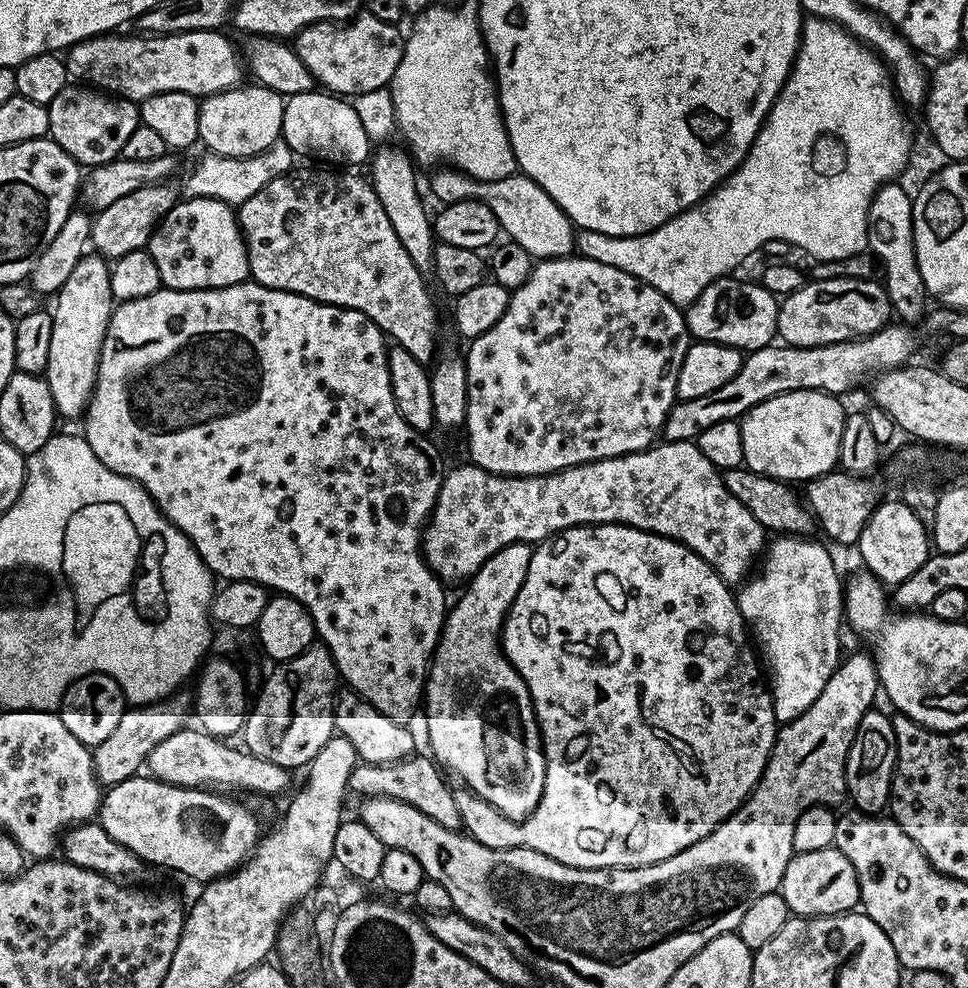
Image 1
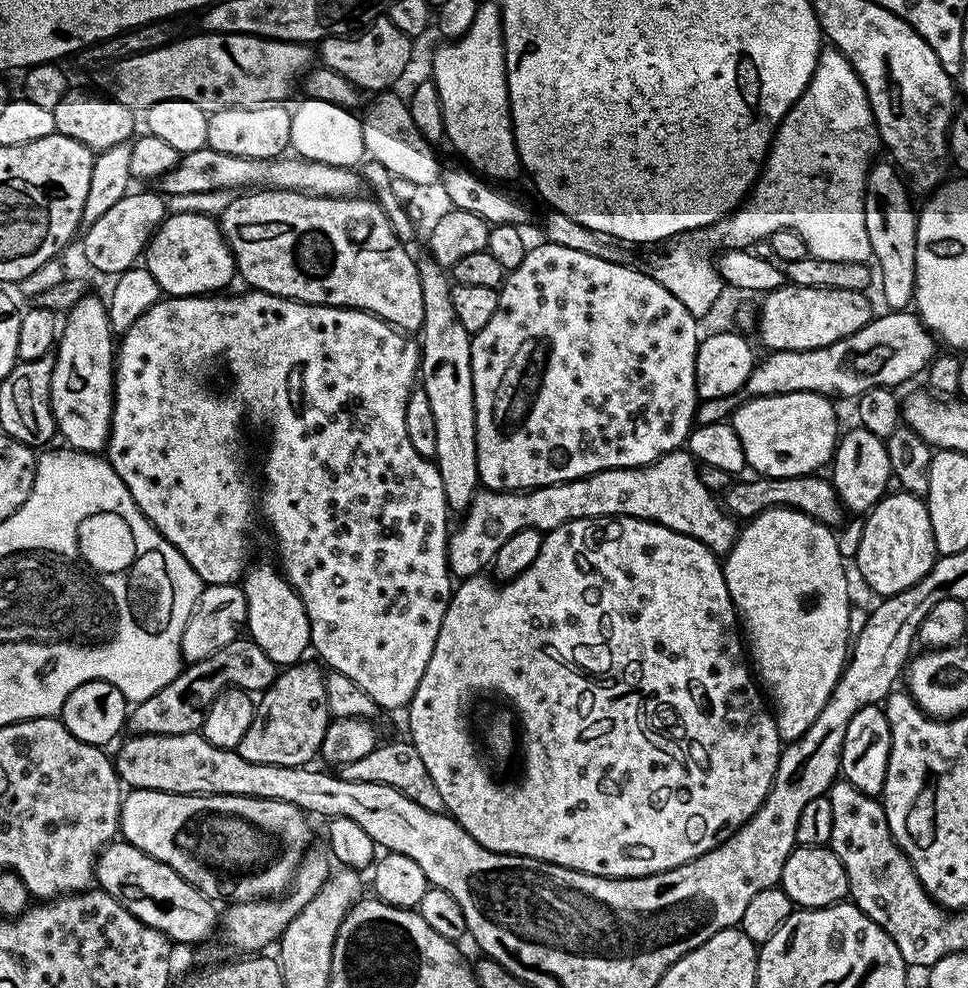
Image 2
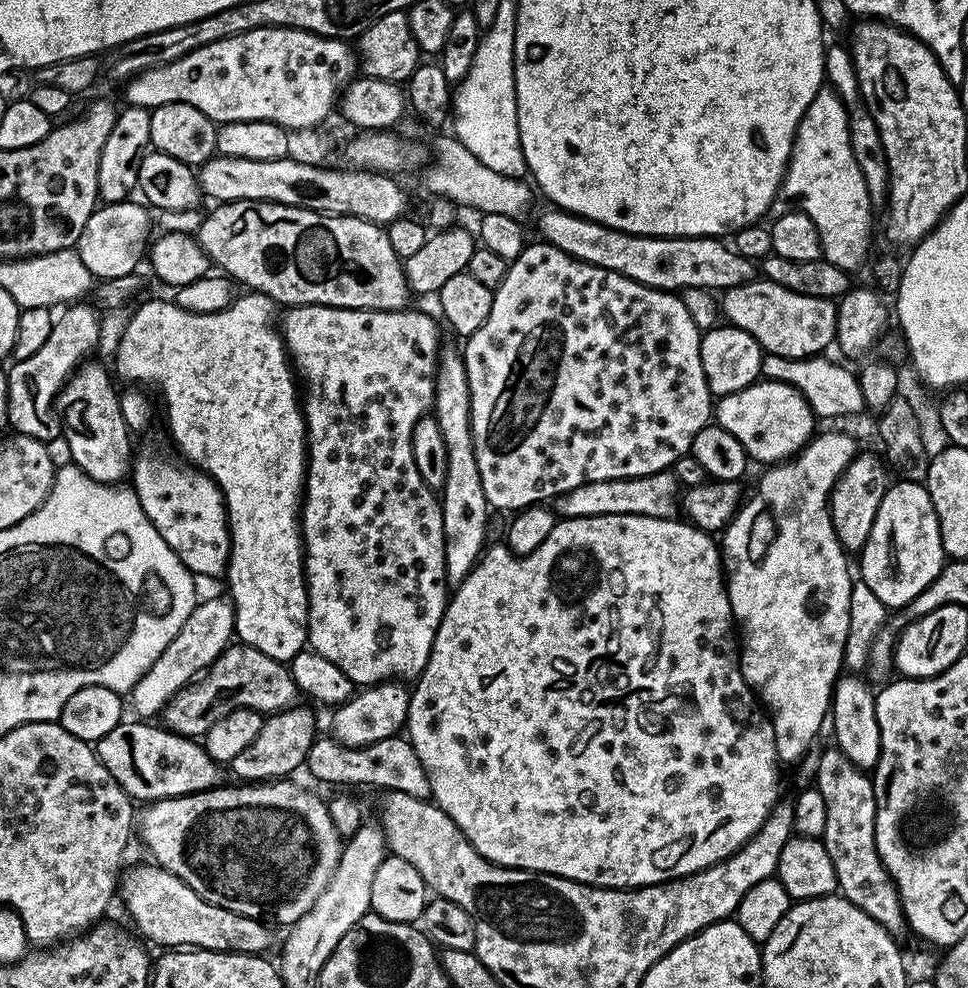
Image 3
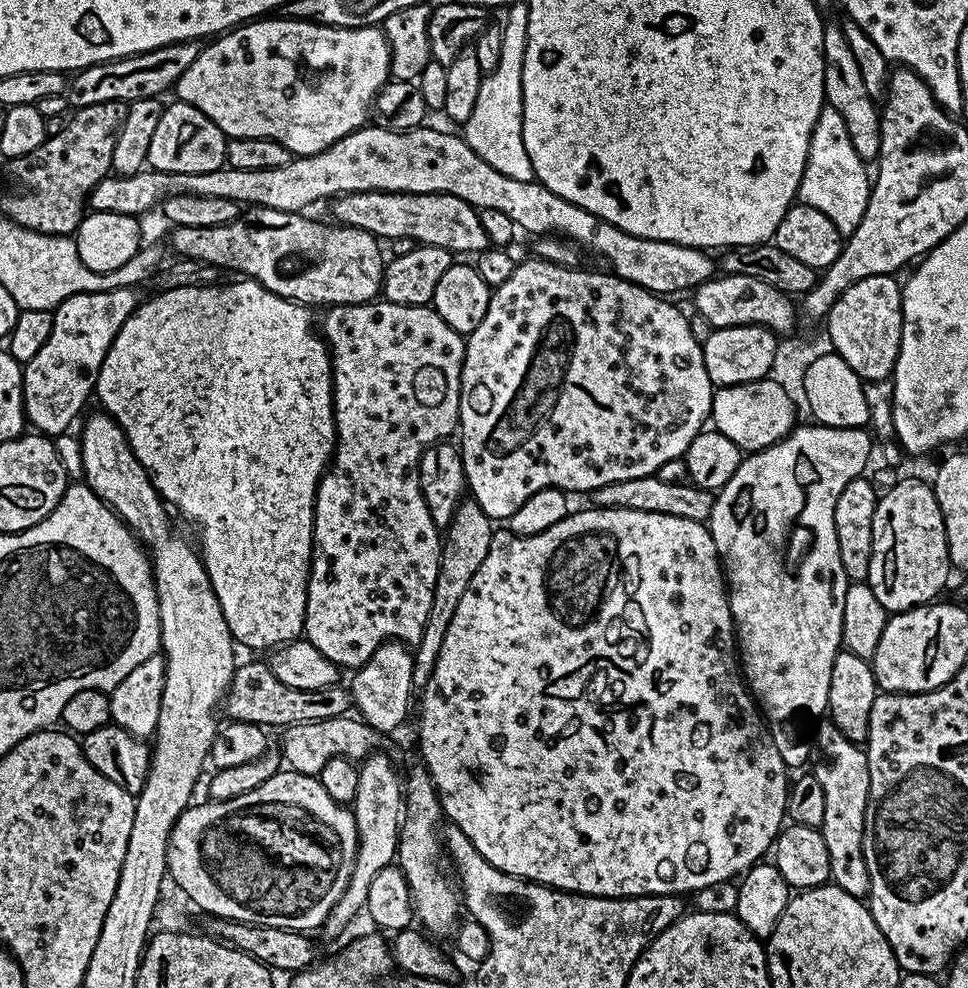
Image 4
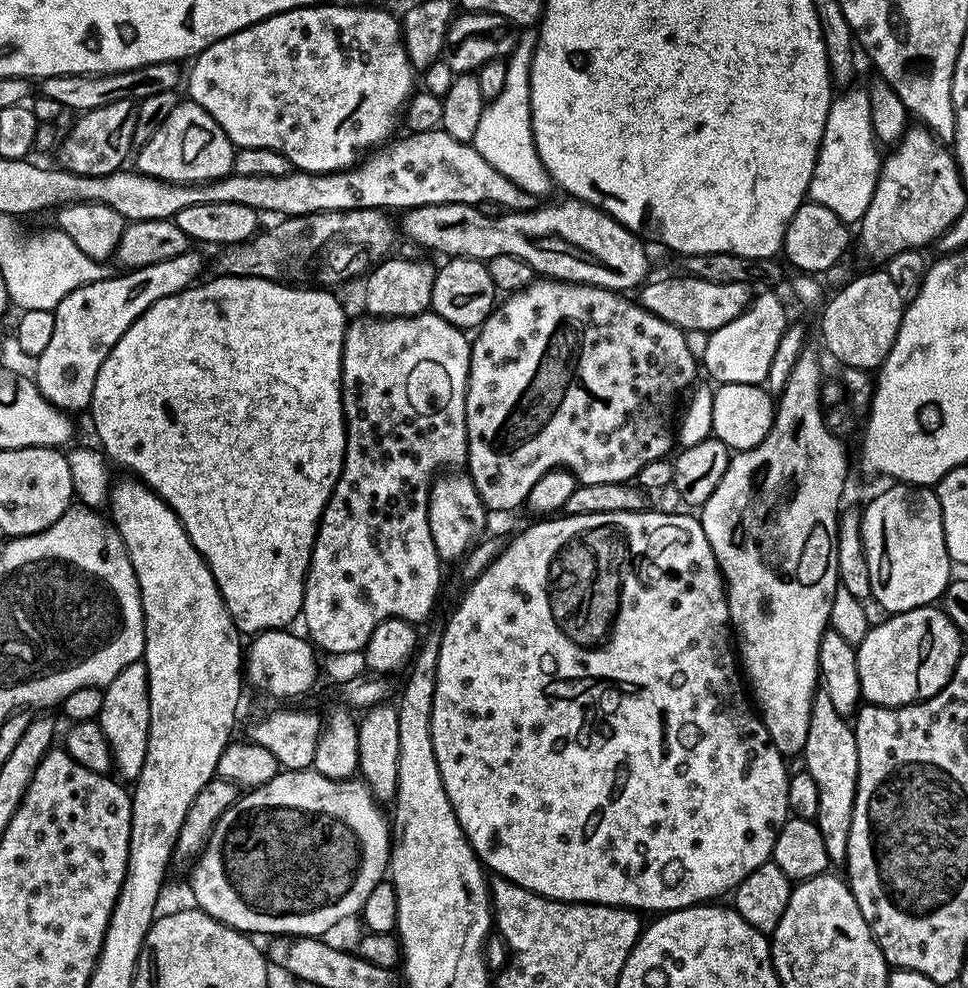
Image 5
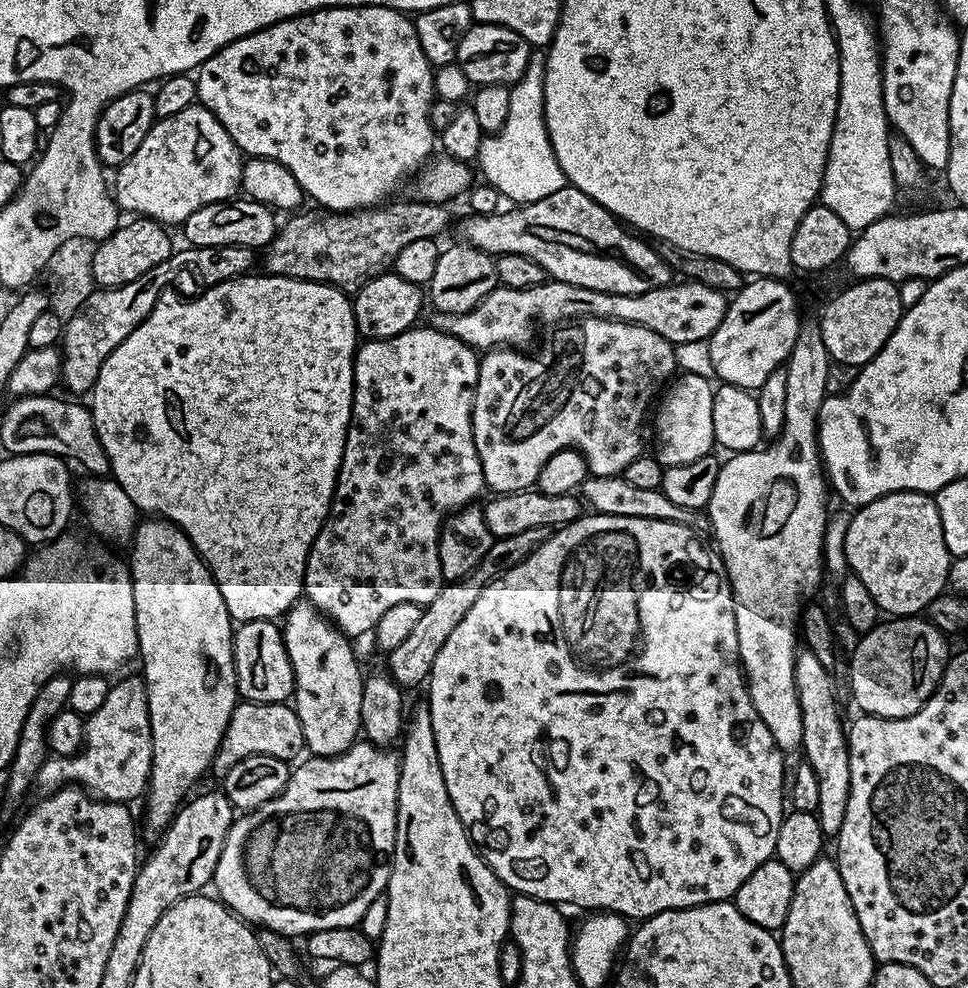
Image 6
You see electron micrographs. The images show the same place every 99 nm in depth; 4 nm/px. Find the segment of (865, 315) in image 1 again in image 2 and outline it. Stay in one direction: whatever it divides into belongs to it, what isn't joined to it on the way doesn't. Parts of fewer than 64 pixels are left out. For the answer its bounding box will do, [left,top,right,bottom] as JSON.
[758,283,874,352]

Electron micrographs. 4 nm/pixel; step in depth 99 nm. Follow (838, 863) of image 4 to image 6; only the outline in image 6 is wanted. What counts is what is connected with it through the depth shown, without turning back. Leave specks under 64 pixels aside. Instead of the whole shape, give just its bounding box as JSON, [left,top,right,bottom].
[794,651,850,838]

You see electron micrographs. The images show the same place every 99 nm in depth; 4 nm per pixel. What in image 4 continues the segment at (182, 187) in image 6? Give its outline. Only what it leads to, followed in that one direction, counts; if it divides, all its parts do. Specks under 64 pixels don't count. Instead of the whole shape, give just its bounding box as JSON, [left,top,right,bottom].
[147,102,228,174]

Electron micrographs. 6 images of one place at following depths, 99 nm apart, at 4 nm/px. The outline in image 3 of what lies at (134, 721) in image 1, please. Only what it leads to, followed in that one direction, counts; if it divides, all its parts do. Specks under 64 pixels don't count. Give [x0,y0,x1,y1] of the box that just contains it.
[162,642,300,738]

